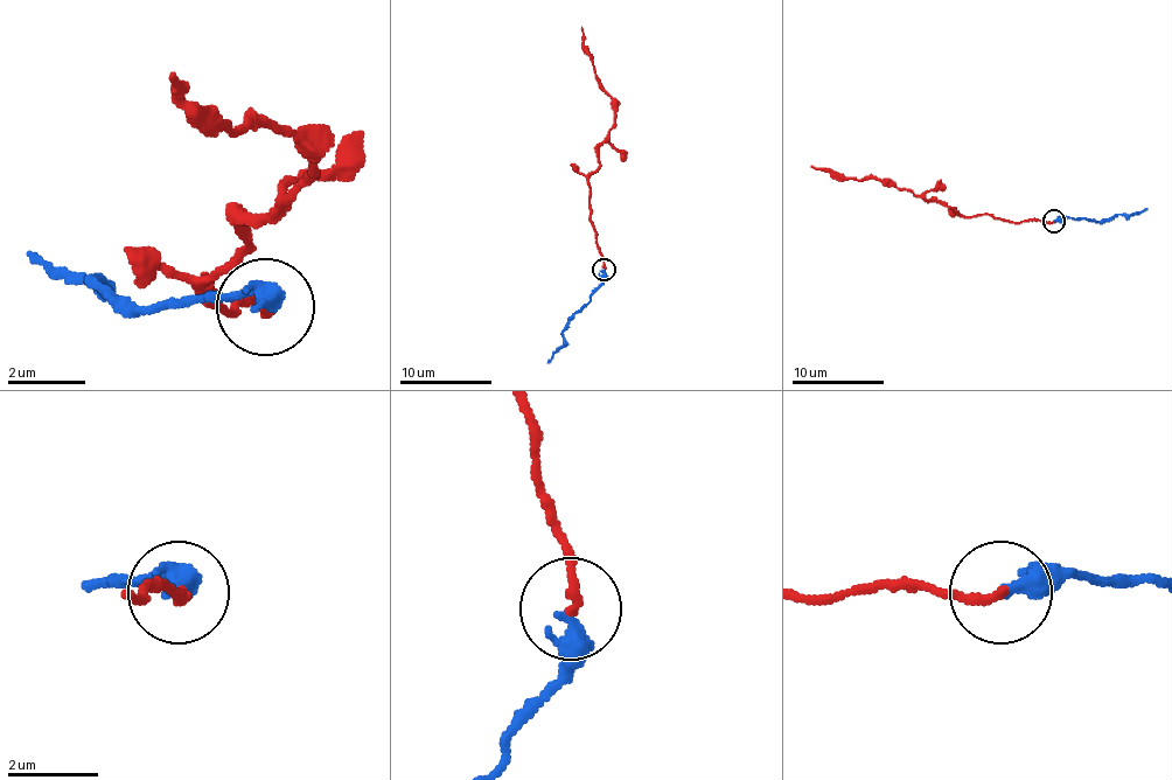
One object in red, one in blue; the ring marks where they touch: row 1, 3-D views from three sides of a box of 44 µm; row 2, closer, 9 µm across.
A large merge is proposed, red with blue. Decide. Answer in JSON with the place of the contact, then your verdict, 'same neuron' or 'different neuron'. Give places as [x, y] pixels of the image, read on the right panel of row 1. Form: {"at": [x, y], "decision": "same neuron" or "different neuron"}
{"at": [1054, 221], "decision": "same neuron"}

